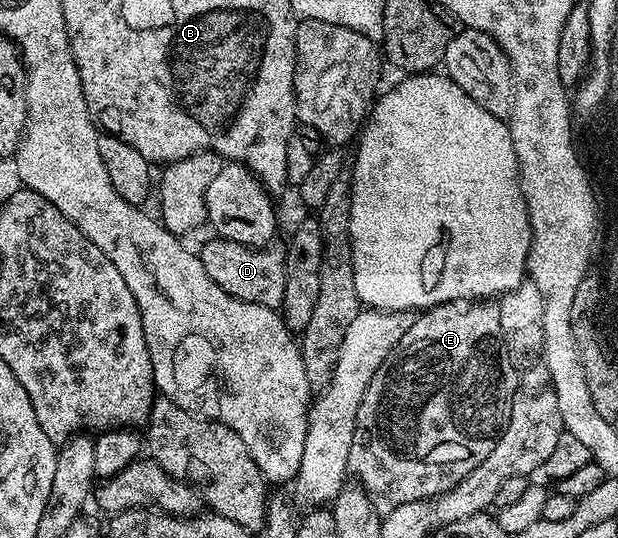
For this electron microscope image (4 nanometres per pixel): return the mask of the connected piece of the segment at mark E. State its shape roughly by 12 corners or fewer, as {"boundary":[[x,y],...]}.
{"boundary":[[500,309],[418,314],[349,469],[384,513],[495,449],[519,373]]}

